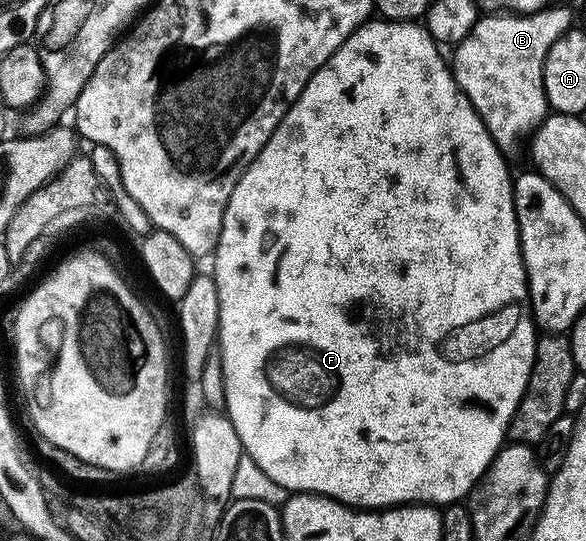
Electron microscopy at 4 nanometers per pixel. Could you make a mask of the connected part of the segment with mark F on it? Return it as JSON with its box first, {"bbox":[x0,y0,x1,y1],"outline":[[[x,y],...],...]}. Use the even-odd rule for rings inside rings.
{"bbox":[213,20,537,508],"outline":[[[368,20],[358,26],[338,48],[313,72],[309,84],[297,96],[297,100],[285,112],[281,124],[273,132],[270,140],[263,145],[261,152],[247,166],[247,171],[237,180],[237,188],[233,188],[233,196],[229,196],[227,207],[223,213],[223,227],[219,233],[219,243],[213,251],[215,271],[213,277],[217,296],[219,297],[219,329],[217,345],[223,361],[223,379],[225,386],[235,386],[235,382],[315,382],[315,402],[311,402],[311,394],[303,390],[303,398],[295,398],[295,402],[303,402],[303,406],[283,406],[287,410],[287,430],[251,430],[251,438],[239,438],[243,445],[243,453],[262,468],[267,475],[278,482],[283,482],[285,473],[295,470],[295,446],[303,449],[303,462],[311,473],[311,482],[301,486],[302,493],[323,494],[338,502],[344,502],[352,508],[394,508],[400,504],[430,504],[436,508],[458,503],[466,499],[478,484],[485,471],[491,466],[495,455],[503,449],[507,438],[507,427],[523,398],[527,381],[531,375],[531,366],[535,362],[535,339],[537,323],[531,313],[531,300],[527,293],[527,268],[523,265],[523,250],[519,246],[519,225],[515,215],[515,188],[513,174],[507,171],[508,159],[499,145],[493,140],[481,116],[473,108],[473,104],[463,95],[459,85],[455,83],[452,67],[439,55],[440,47],[422,25],[414,21],[393,22],[390,20]]]}

